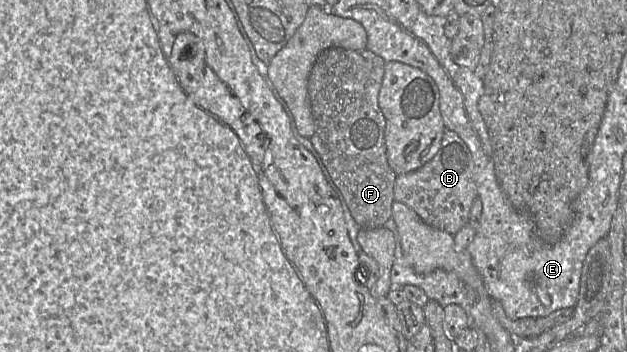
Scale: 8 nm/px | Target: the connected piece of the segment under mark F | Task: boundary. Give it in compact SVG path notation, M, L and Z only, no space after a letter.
M332 47L324 50L316 59L309 76L308 89L311 99L312 111L315 120L315 131L310 138L311 144L322 160L323 165L328 171L332 182L339 190L340 199L348 208L351 217L361 228L384 227L384 224L392 217L392 204L394 202L394 185L397 175L391 169L387 160L385 145L385 117L379 107L378 95L382 85L385 72L385 61L370 50L349 50L340 47Z

